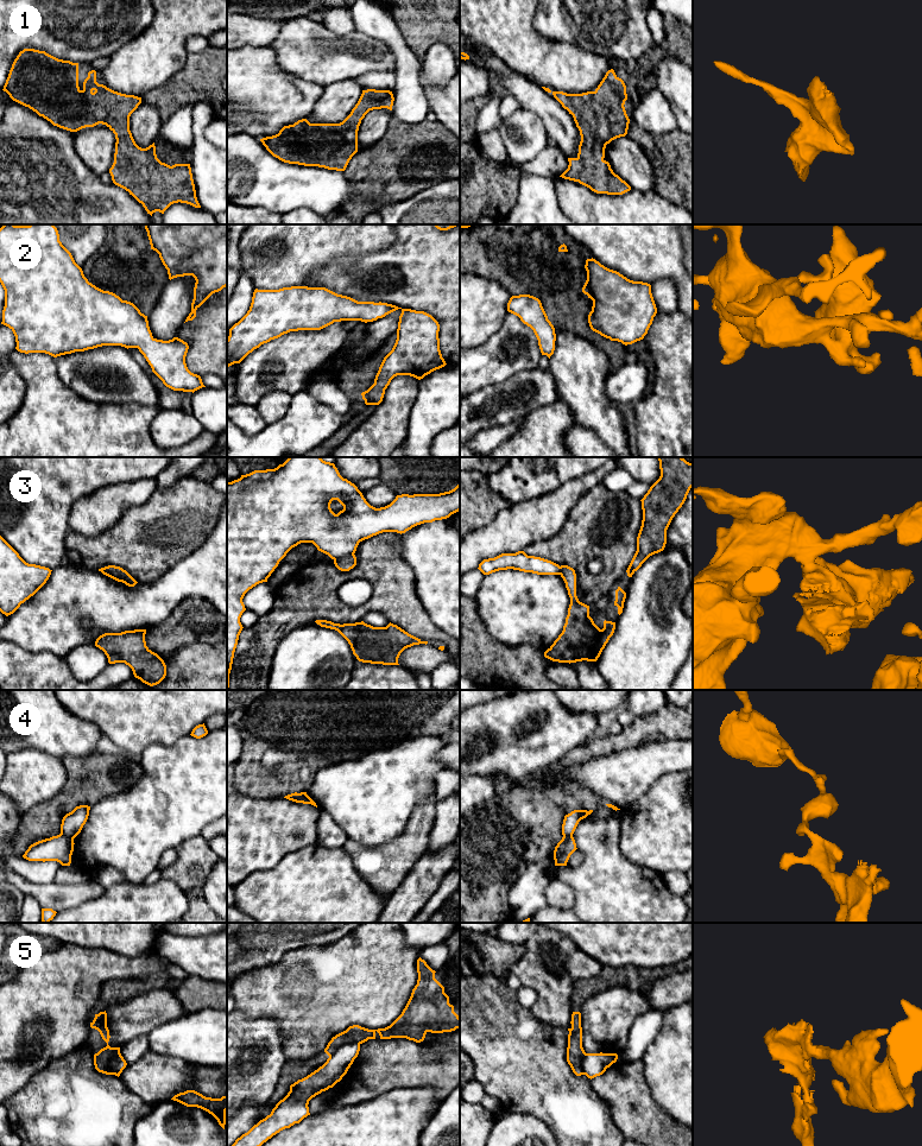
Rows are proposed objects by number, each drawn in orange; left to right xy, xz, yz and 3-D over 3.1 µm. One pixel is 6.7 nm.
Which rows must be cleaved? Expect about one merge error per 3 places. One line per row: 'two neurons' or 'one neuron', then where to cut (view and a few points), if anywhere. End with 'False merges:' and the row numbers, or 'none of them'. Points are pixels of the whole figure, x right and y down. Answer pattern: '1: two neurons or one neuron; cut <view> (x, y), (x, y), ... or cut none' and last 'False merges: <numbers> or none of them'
1: one neuron; cut none
2: one neuron; cut none
3: two neurons; cut xz (353, 553), (334, 559)
4: two neurons; cut xy (61, 833), (73, 840)
5: two neurons; cut xy (120, 1053), (117, 1053), (109, 1062), (109, 1071), (112, 1074)
False merges: 3, 4, 5

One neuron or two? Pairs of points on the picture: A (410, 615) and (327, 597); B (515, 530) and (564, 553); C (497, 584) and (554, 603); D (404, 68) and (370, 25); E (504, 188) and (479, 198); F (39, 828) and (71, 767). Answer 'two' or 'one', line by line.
A: one
B: two
C: one
D: one
E: one
F: one

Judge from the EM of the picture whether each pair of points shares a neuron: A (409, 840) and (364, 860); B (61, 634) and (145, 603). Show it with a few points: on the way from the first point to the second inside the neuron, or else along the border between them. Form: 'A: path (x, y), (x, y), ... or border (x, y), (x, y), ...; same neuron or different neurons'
A: path (398, 850), (389, 860), (374, 860); same neuron
B: path (80, 613), (87, 606), (124, 606); same neuron

